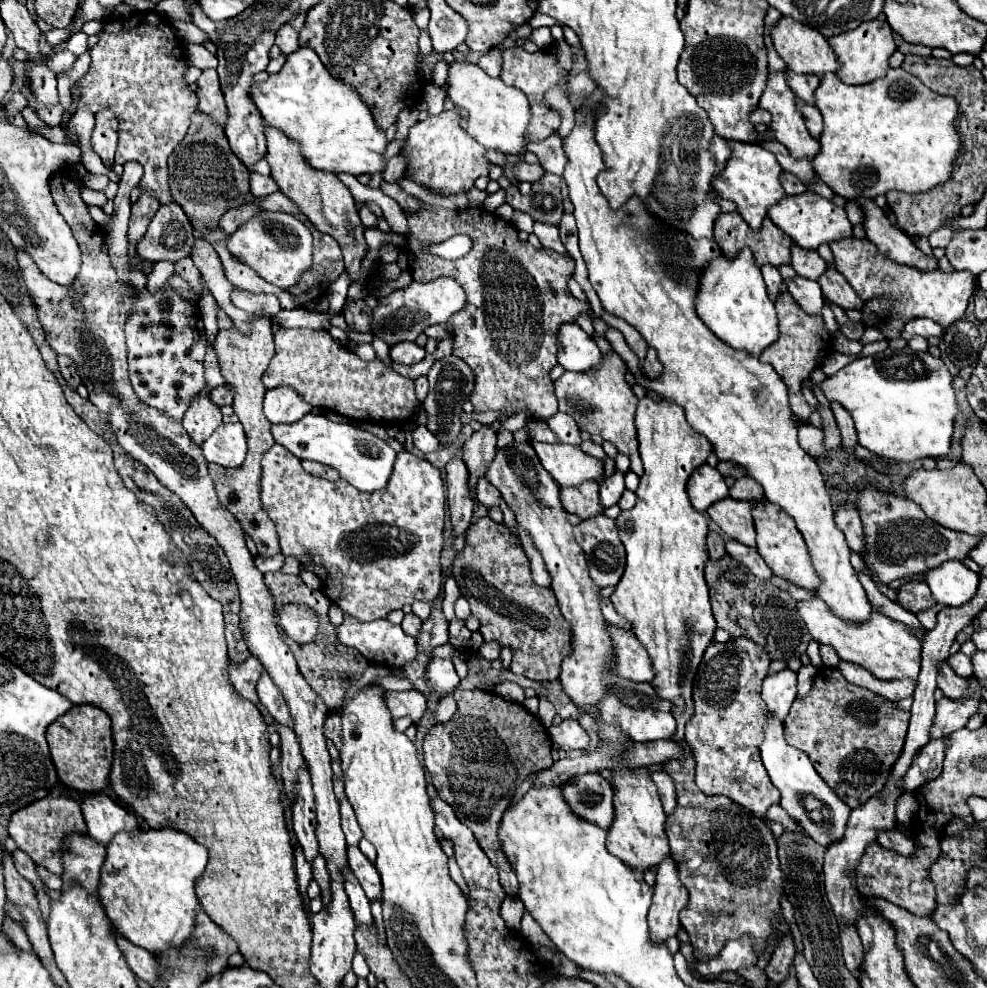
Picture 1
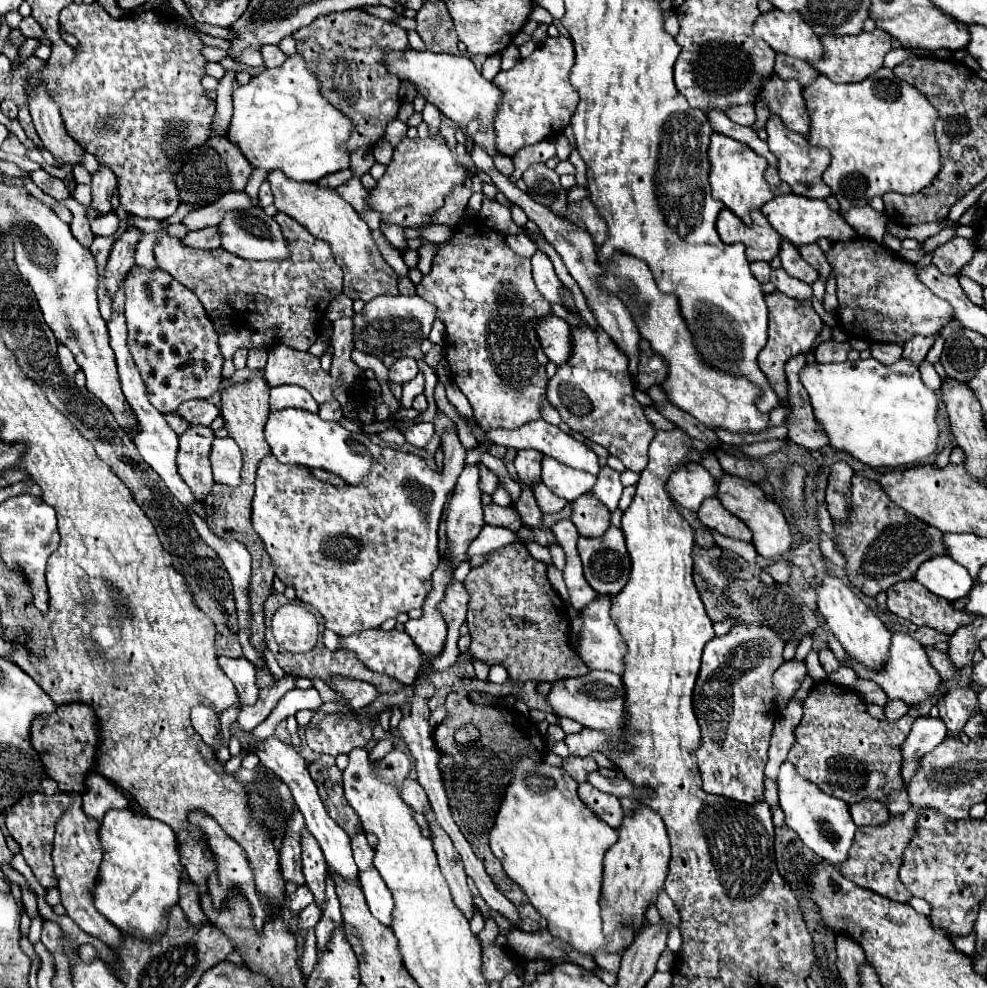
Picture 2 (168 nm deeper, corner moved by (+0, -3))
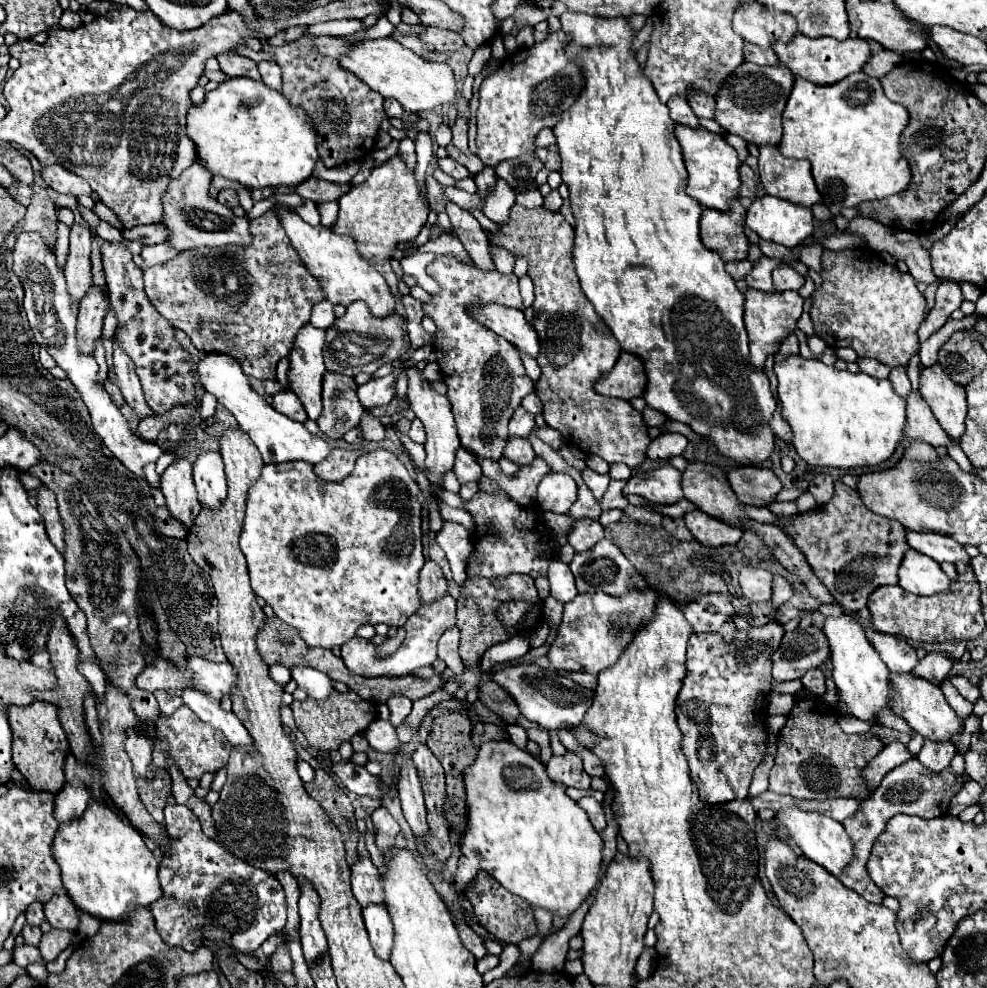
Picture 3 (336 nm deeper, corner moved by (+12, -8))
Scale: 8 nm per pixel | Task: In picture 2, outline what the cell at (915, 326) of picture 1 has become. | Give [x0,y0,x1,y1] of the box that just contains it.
[904,335,934,365]

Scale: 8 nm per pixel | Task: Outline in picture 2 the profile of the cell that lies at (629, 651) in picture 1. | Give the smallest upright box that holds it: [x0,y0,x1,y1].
[578,595,626,673]

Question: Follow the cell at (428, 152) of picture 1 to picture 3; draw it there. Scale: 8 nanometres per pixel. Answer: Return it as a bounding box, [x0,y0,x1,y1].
[332,156,428,264]

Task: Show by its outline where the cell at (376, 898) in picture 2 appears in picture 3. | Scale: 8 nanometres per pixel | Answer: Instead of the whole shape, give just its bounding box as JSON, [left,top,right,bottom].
[362,904,394,960]

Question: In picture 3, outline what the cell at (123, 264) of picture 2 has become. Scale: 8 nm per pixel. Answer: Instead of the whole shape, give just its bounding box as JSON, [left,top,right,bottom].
[76,286,106,356]

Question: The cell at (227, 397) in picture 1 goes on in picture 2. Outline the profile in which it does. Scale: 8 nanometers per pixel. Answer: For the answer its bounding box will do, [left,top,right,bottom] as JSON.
[178,401,220,425]

